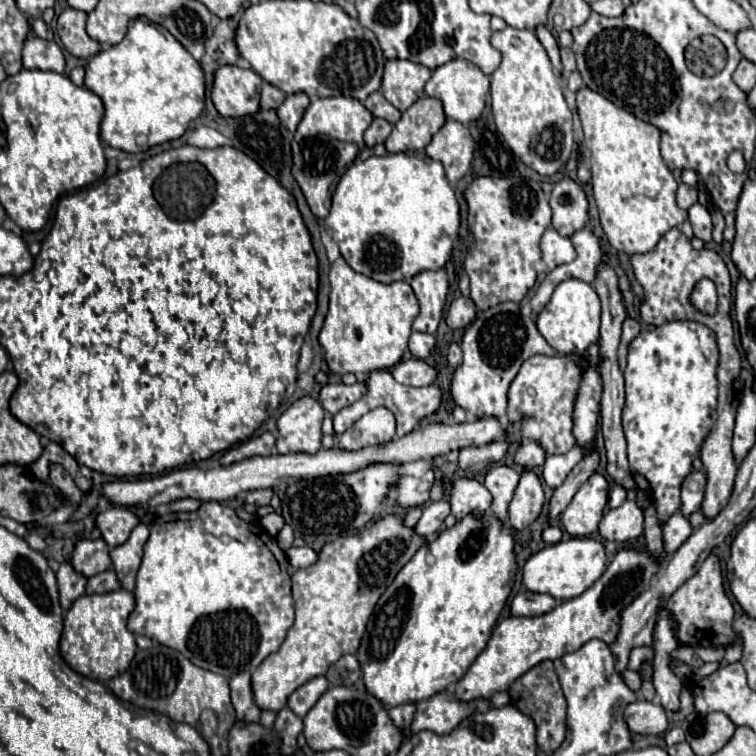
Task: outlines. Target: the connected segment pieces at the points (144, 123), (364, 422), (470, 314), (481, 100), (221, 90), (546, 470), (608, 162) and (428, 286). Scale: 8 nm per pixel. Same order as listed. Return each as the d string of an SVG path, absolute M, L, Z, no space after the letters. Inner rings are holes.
M135 19L129 23L125 39L107 51L99 51L85 67L85 87L99 95L105 113L101 121L101 141L109 147L133 153L133 135L147 135L147 147L161 145L185 133L189 123L197 119L205 105L205 83L201 65L187 53L187 49L163 27Z
M377 407L365 413L343 435L335 435L337 445L345 451L357 451L395 439L395 417L389 409Z
M457 297L447 313L447 325L451 329L463 329L475 319L475 305L469 297Z
M451 59L449 63L433 69L431 79L425 85L425 93L429 97L437 97L443 101L443 109L449 119L455 119L455 121L461 121L467 125L467 123L475 121L485 107L485 99L489 93L489 77L471 61Z
M223 65L215 71L211 101L223 117L243 117L259 109L261 77L251 69Z
M577 445L565 455L549 455L543 465L543 479L545 479L547 487L551 487L551 489L559 487L581 459L583 459L583 451Z
M589 87L577 91L577 113L585 133L583 145L589 151L593 197L611 247L627 255L647 253L663 233L687 219L687 211L675 201L677 181L659 155L659 129L615 107Z
M445 269L417 273L411 279L411 287L413 287L413 291L419 299L419 307L421 307L419 317L413 321L413 329L423 331L423 333L435 333L437 325L441 321L445 297L449 291Z

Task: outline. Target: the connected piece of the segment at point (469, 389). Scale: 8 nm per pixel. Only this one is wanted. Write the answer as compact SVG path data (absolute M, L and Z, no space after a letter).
M499 303L487 311L477 313L477 319L467 327L463 341L463 363L453 373L451 395L457 405L469 411L471 417L503 417L507 411L507 391L517 375L521 363L537 353L557 355L557 351L541 337L535 319L523 317L517 303Z

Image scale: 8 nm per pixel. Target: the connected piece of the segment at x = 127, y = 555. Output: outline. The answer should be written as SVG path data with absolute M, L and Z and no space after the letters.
M139 523L123 545L113 547L109 551L111 567L117 573L121 587L127 591L133 591L133 587L135 587L135 575L141 565L141 553L143 553L143 545L145 545L147 537L149 537L149 527Z

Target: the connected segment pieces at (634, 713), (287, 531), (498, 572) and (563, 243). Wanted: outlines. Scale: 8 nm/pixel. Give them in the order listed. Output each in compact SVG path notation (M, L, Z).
M645 699L629 703L623 711L623 719L625 719L631 733L659 735L659 733L665 733L669 727L665 709L657 703L645 701Z
M285 524L277 536L279 547L286 551L292 547L294 541L294 532L290 525Z
M487 511L481 519L475 519L473 515L459 519L453 527L447 527L437 537L429 539L427 545L417 549L411 561L405 563L381 595L357 651L369 693L373 693L385 707L393 707L405 701L429 699L441 689L449 689L453 681L459 681L467 673L469 665L485 649L497 617L511 593L517 575L513 547L515 539L511 527Z
M549 227L543 233L541 251L543 251L543 261L547 263L549 269L555 269L557 265L563 265L575 259L575 249L573 249L571 239L559 235L553 227Z

